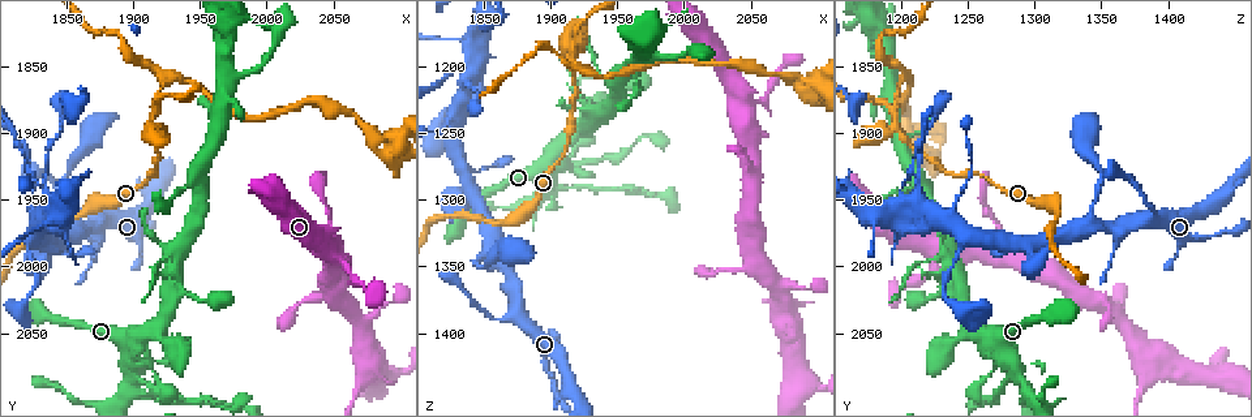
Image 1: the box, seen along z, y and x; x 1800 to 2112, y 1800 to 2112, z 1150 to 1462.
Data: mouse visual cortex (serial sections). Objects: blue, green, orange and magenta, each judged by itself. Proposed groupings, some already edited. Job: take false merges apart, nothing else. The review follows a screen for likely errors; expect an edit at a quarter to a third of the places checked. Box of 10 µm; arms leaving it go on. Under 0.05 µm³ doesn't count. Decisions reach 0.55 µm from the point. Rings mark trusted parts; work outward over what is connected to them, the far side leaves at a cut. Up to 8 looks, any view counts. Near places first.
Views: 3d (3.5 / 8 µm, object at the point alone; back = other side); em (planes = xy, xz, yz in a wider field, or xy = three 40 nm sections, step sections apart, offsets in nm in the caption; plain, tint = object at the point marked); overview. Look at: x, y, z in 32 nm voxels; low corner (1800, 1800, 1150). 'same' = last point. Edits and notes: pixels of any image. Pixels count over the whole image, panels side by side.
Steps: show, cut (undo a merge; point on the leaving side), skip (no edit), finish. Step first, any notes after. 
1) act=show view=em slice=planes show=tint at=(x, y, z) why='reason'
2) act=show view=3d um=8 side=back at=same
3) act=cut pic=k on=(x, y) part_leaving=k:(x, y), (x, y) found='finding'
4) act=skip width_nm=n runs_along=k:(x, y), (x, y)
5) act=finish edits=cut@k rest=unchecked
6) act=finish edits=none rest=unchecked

act=show view=3d um=3.5 side=back at=(2046, 1956, 1264) why='a narrow waist'

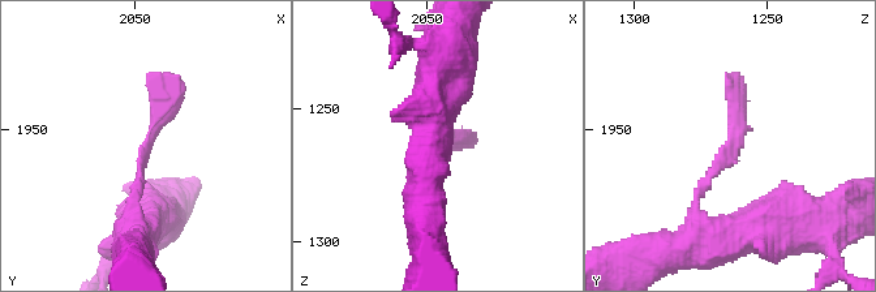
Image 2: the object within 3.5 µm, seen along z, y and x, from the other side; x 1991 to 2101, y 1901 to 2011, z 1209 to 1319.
act=show view=em slice=xy step=2 show=tint at=(2047, 1956, 1265) why='shape alone is not enough'

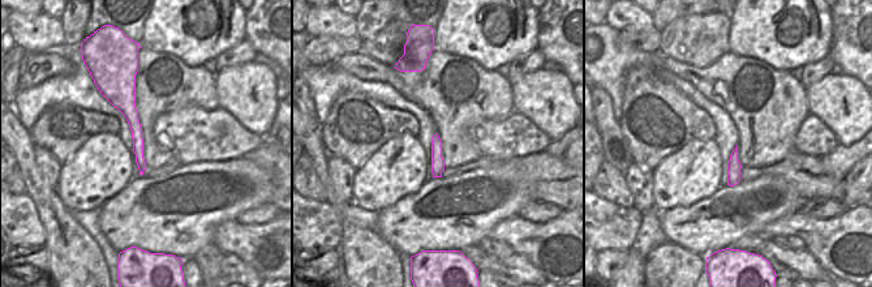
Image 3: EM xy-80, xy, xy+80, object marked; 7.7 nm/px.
act=skip runs_along=2:(699, 223), (695, 200), (738, 128), (725, 72) found='all the same cell'

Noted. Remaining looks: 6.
act=show view=3d um=3.5 at=(1896, 2086, 1290) why='four arms meet'

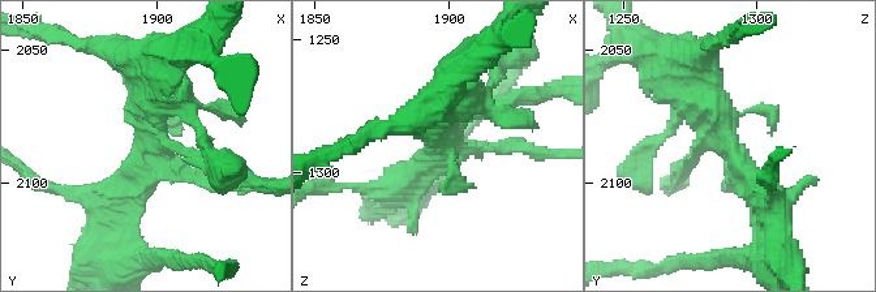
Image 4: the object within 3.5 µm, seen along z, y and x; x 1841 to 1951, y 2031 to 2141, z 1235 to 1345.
act=show view=em slice=xy step=3 show=tint at=(1898, 2085, 1290)

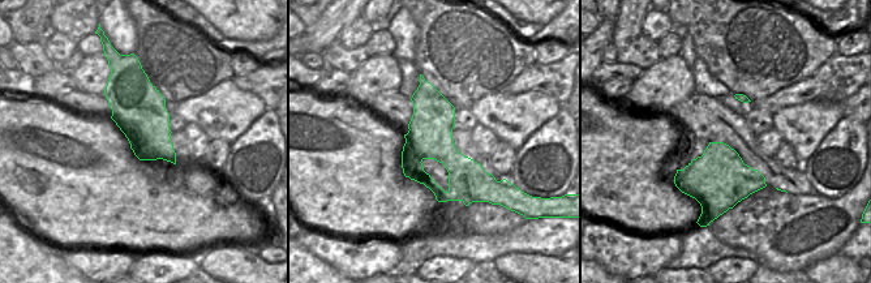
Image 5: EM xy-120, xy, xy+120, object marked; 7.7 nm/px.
act=skip width_nm=340 runs_along=5:(423, 82), (432, 138), (489, 183) found='one cell here'

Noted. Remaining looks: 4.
act=show view=3d um=3.5 side=back at=(1850, 1968, 1316) why='narrows sharply'

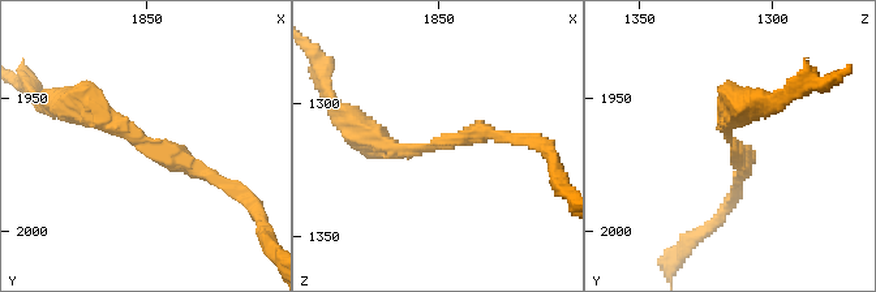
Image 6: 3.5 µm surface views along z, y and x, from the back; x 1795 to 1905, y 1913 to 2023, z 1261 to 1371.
act=show view=em slice=xy step=3 show=tint at=(1850, 1969, 1315) arm_widths_nm=200,250

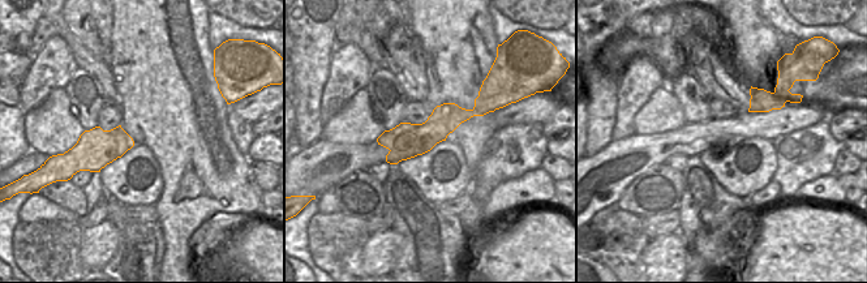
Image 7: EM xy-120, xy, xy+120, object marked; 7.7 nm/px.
act=skip runs_along=6:(77, 103), (220, 180) found='one cell here'

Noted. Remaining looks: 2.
act=finish edits=none rest=unchecked

